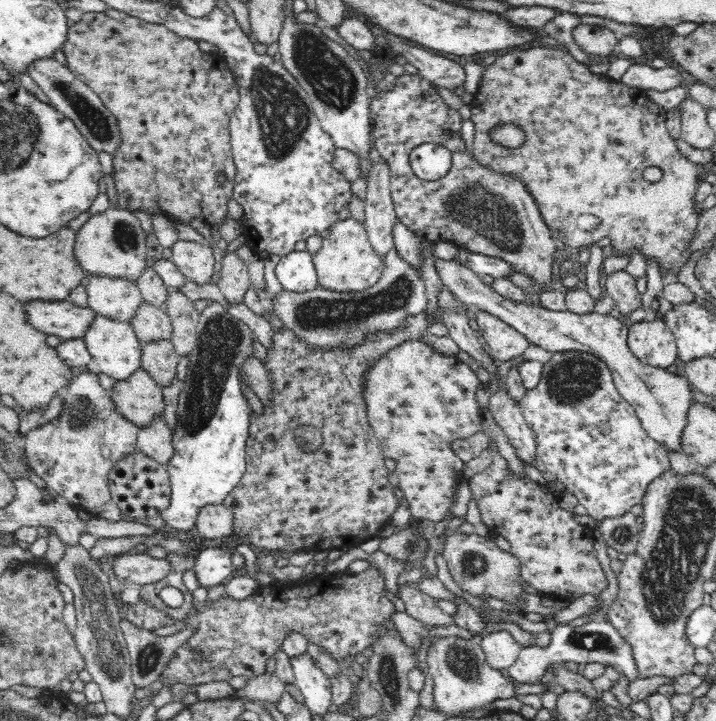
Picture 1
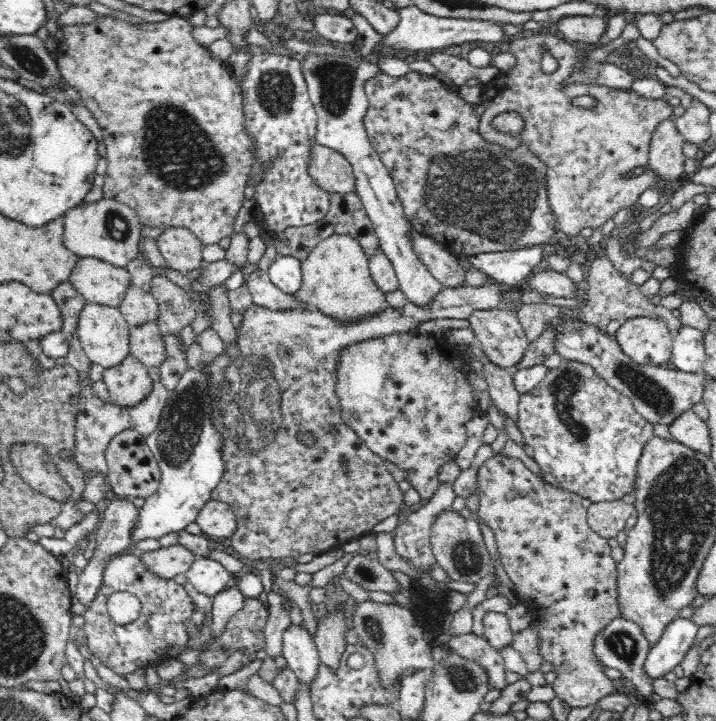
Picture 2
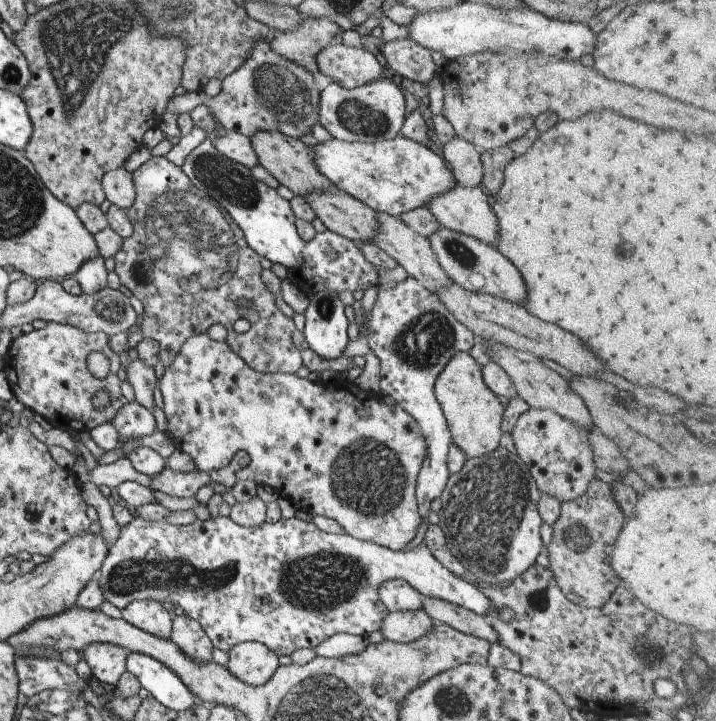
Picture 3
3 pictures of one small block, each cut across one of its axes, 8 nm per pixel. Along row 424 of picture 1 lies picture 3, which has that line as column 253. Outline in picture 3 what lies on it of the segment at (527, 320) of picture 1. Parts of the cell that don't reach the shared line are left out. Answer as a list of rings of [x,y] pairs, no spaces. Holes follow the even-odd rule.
[[[255,641],[236,644],[227,654],[228,663],[225,668],[248,685],[265,684],[279,666],[278,656]]]

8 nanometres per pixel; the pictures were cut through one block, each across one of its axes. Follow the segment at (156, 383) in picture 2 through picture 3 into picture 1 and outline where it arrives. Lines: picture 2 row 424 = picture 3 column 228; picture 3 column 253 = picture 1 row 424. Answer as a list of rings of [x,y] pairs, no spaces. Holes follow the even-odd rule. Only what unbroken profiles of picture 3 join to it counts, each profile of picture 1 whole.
[[[163,416],[156,418],[148,428],[139,429],[137,448],[142,454],[153,458],[164,467],[170,464],[170,460],[174,458],[174,445],[172,432]]]

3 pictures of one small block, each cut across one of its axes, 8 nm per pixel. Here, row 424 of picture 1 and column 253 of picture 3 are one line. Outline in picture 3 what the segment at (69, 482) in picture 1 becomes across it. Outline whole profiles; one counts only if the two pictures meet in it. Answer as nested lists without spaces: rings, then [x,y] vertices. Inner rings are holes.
[[[258,38],[251,46],[246,59],[231,73],[220,81],[220,91],[212,97],[203,91],[191,91],[184,95],[175,95],[168,100],[166,111],[173,114],[189,113],[193,107],[204,104],[213,110],[223,132],[233,131],[252,137],[256,132],[278,133],[299,139],[310,133],[311,126],[318,123],[318,98],[320,91],[313,83],[313,75],[297,63],[291,62],[277,54],[271,47],[269,38]]]

